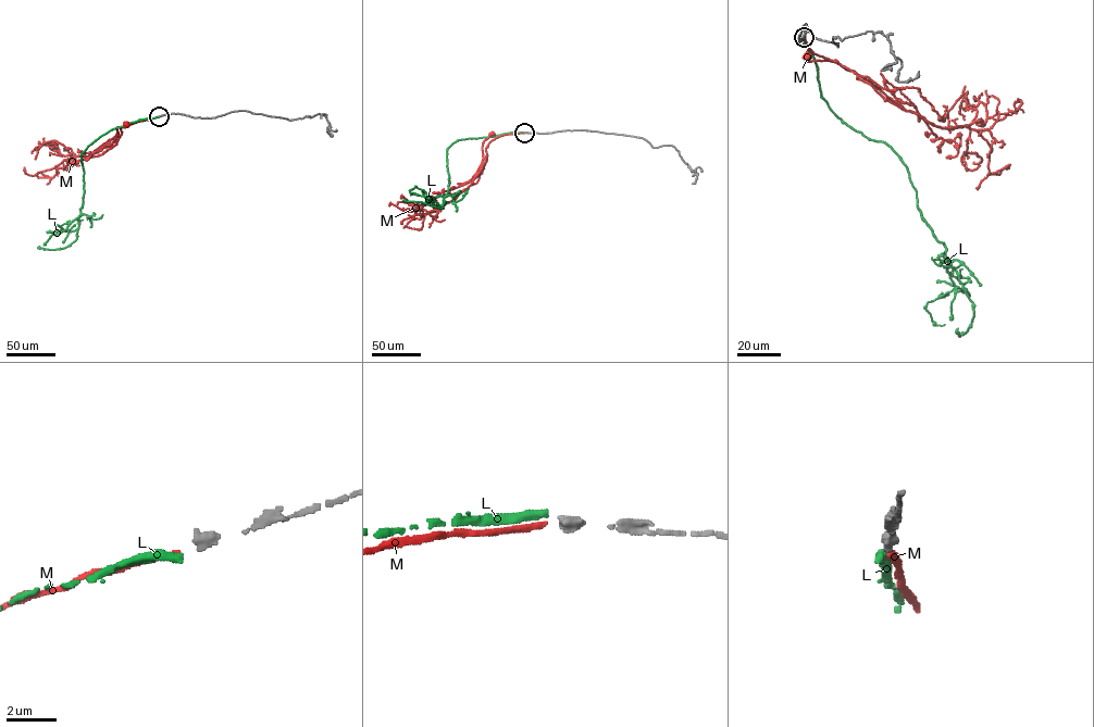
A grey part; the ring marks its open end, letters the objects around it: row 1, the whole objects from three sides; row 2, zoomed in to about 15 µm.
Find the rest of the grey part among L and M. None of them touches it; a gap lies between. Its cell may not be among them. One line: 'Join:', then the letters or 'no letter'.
Join: M

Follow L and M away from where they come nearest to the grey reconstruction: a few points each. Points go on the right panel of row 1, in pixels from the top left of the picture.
L: (804, 38), (829, 108), (885, 141), (906, 166), (921, 217), (972, 302), (971, 324), (959, 336), (958, 328)
M: (804, 38), (815, 54), (853, 71), (903, 109), (854, 71), (830, 61), (808, 61), (809, 55)

